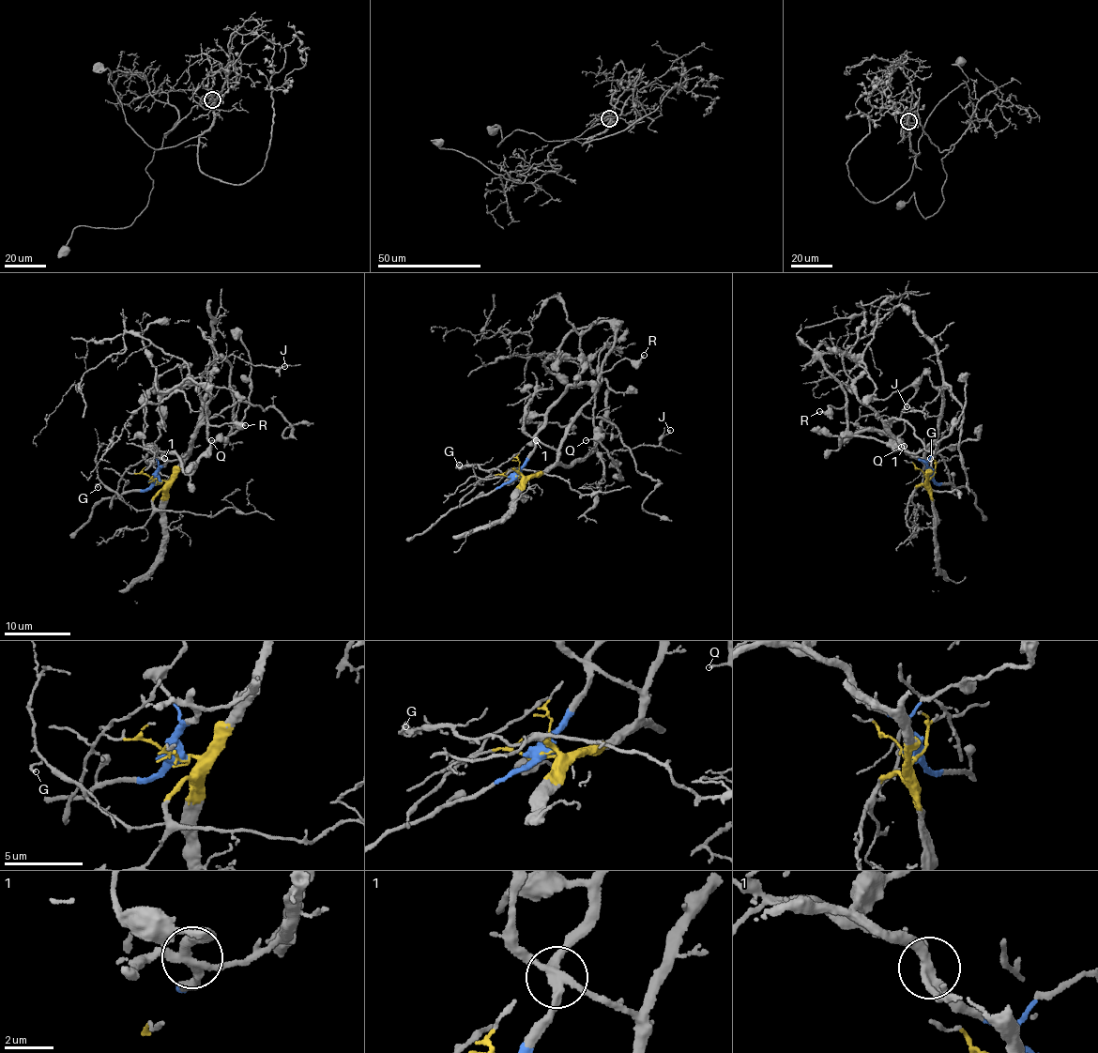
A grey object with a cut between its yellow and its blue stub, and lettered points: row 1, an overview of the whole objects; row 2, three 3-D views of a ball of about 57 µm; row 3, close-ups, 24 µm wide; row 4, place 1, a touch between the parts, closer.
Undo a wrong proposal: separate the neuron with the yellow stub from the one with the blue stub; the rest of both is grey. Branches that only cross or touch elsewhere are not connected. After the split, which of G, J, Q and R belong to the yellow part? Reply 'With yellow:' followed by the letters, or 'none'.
With yellow: G, J

